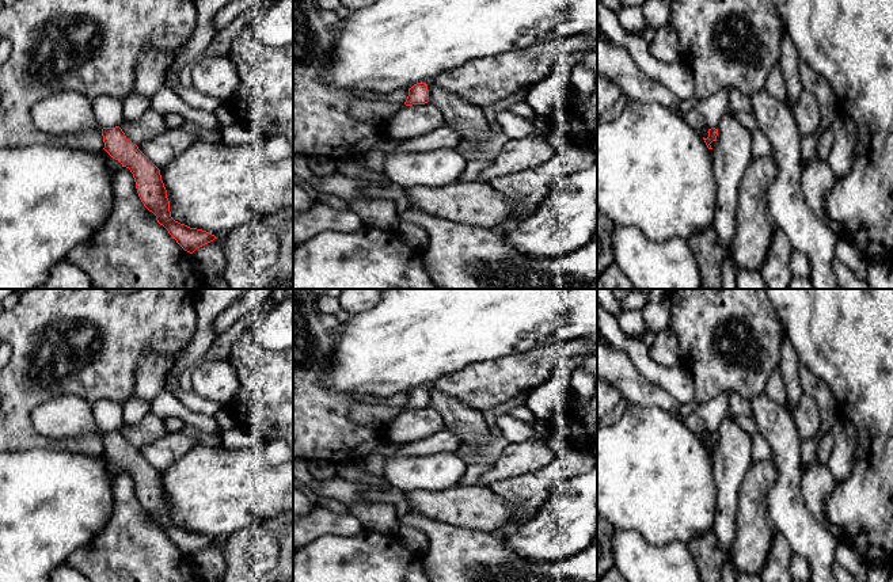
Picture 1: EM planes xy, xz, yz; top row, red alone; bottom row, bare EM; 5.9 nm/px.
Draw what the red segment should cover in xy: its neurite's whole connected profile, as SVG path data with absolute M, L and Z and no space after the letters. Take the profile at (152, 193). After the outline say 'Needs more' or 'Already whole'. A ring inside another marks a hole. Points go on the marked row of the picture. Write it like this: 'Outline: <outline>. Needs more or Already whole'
Outline: M119 126L102 129L104 151L122 167L133 174L138 197L144 206L156 216L172 239L187 252L217 239L214 235L190 228L171 217L167 190L162 180L160 170L138 149L136 144L126 138Z. Already whole

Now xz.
Outline: M417 83L408 88L408 96L404 102L406 106L425 104L429 102L429 90L426 83Z. Already whole

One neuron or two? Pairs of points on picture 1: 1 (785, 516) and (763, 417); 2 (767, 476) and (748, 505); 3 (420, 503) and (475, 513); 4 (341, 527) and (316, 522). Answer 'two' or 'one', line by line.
1: one
2: one
3: one
4: one

